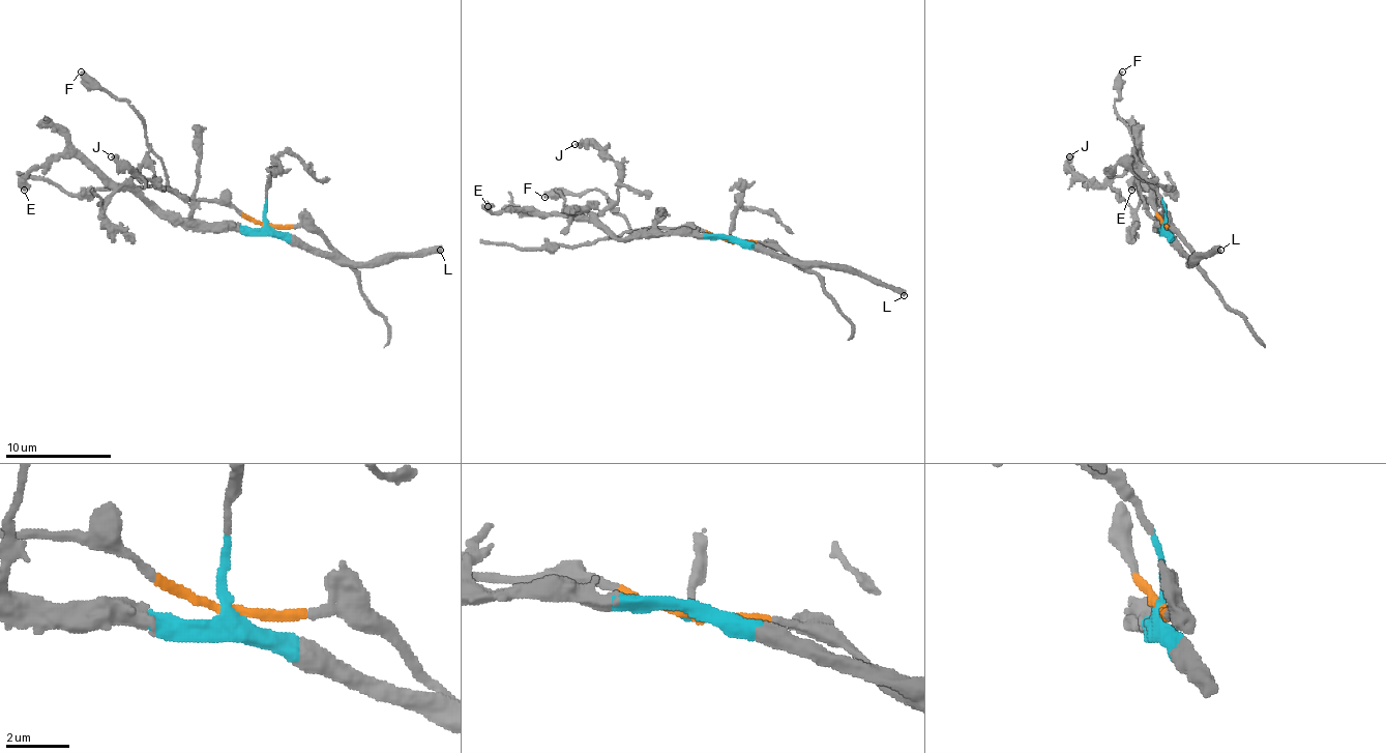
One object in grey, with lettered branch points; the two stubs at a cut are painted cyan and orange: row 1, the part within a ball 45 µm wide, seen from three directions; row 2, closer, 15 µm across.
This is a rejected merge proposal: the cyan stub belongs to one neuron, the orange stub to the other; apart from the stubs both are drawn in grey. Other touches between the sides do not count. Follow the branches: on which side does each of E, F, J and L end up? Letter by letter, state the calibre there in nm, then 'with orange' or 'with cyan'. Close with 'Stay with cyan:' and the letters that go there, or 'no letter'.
E: 500 nm thick; with cyan
F: 400 nm thick; with orange
J: 360 nm thick; with cyan
L: 500 nm thick; with cyan
Stay with cyan: E, J, L

